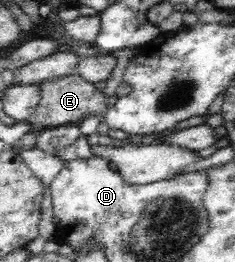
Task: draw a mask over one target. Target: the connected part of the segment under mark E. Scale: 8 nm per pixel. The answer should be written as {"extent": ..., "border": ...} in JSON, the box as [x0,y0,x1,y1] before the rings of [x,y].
{"extent":[25,74,107,131],"border":[[[76,74],[47,80],[40,83],[39,86],[39,103],[35,111],[28,115],[28,118],[25,118],[25,121],[37,131],[46,127],[65,125],[66,123],[80,123],[90,114],[96,116],[107,108],[107,96],[102,91],[100,92],[100,90],[96,89],[94,84]]]}

